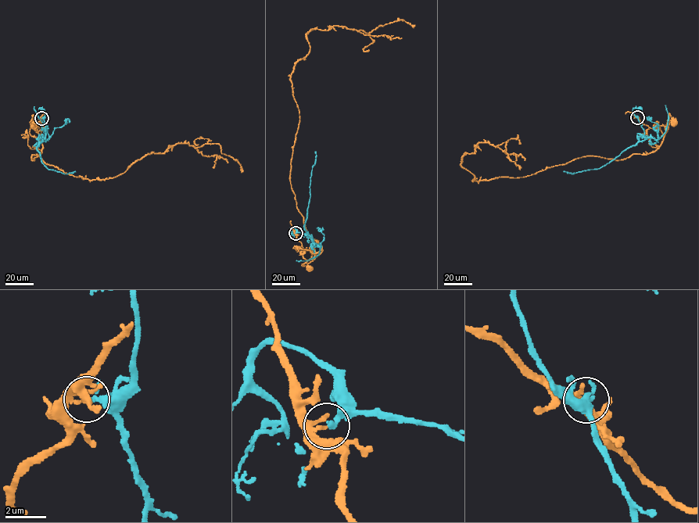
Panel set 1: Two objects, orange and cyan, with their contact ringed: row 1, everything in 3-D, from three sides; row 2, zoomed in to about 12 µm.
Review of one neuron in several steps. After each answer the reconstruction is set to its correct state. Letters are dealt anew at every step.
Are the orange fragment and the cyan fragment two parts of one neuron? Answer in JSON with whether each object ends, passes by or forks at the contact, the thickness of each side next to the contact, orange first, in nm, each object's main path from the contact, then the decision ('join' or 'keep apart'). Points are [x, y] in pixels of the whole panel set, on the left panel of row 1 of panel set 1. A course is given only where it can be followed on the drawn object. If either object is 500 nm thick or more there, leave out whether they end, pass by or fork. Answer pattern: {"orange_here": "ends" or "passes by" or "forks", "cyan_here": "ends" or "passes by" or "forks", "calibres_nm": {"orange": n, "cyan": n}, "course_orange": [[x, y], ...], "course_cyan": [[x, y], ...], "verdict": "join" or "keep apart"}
{"orange_here": "passes by", "cyan_here": "ends", "calibres_nm": {"orange": 100, "cyan": 240}, "course_orange": [[41, 118], [34, 130], [30, 127], [30, 132], [31, 136], [39, 138], [34, 116], [33, 123]], "course_cyan": [[41, 118], [45, 124], [45, 136], [37, 149], [41, 161], [50, 170], [65, 173], [75, 171]], "verdict": "keep apart"}

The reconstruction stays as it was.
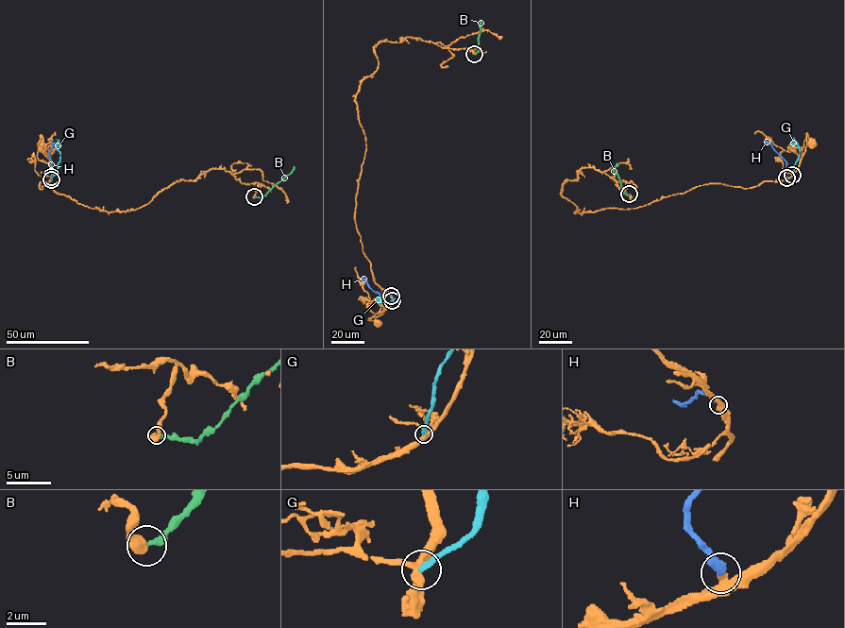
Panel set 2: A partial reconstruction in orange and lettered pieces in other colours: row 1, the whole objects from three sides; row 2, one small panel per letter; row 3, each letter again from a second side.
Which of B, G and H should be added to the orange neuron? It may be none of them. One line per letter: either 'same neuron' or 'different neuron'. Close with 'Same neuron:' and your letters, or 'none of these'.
B: different neuron
G: different neuron
H: same neuron
Same neuron: H

